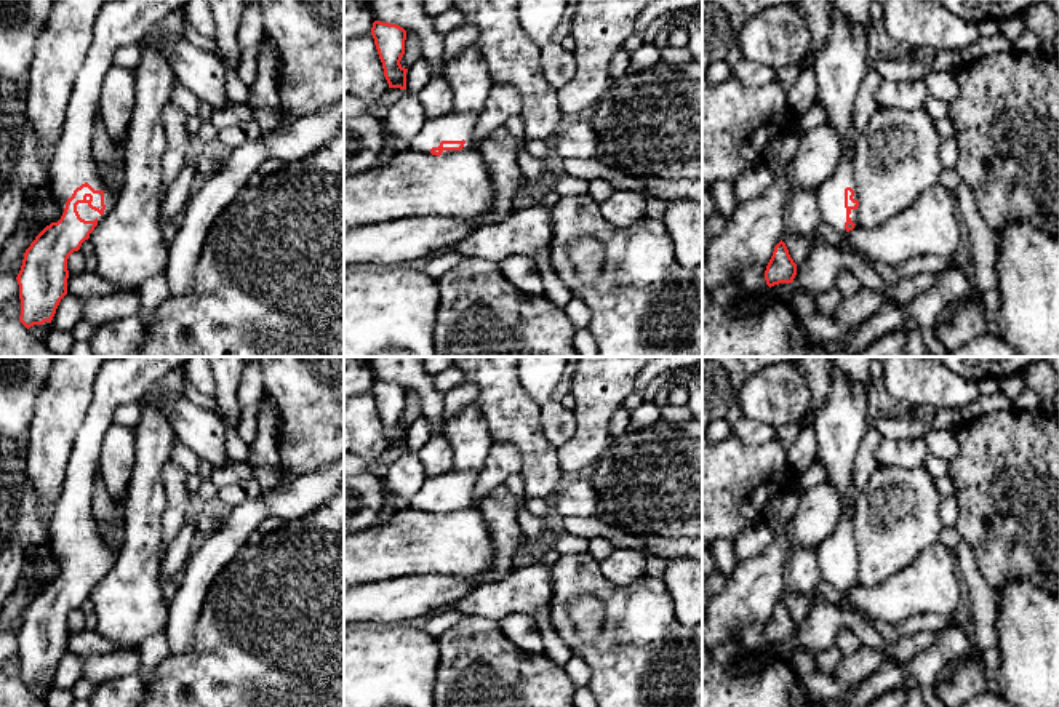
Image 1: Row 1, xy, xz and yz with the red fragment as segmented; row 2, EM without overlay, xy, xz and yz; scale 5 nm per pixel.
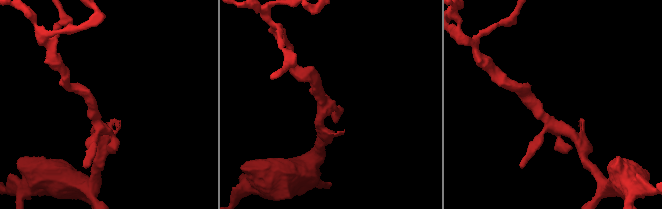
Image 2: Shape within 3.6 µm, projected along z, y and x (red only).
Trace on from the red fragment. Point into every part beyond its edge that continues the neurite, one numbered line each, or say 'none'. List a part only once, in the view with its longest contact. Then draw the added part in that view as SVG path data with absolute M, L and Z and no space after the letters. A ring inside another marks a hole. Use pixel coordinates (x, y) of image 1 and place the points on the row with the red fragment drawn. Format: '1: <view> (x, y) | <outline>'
1: xy (119, 23) | M107 0L101 6L93 24L91 45L74 82L62 134L50 165L50 190L58 211L51 222L61 219L66 202L85 182L94 190L104 192L106 210L101 216L88 203L78 203L77 211L82 219L101 222L115 206L117 194L102 182L93 157L93 131L102 82L112 67L114 53L120 46L141 43L165 16L184 6L186 2Z

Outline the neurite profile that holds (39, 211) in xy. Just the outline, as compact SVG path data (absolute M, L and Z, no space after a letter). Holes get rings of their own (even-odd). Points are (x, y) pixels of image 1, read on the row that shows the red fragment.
M50 186L27 202L16 230L6 240L0 254L0 274L18 277L26 250L35 237L51 224L56 213L56 203Z

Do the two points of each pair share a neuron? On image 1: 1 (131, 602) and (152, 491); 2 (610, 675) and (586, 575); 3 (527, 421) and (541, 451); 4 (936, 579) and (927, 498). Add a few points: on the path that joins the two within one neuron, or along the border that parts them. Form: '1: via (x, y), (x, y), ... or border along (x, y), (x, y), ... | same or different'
1: via (136, 575), (143, 549), (143, 519) | same
2: via (613, 650), (611, 600) | same
3: via (527, 429), (533, 443) | same
4: border along (938, 539), (901, 568) | different

